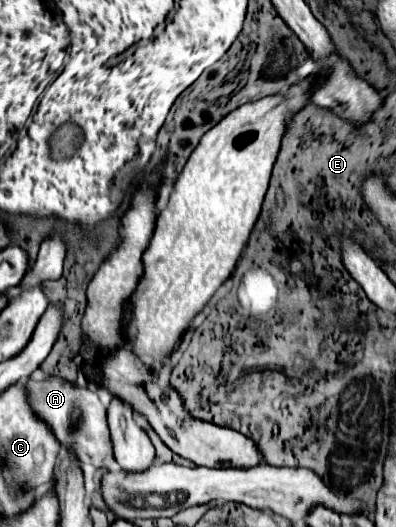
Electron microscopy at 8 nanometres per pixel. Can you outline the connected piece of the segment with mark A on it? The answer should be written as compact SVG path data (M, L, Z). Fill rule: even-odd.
M48 376L44 380L30 378L26 382L26 392L30 398L30 408L40 420L50 426L60 446L70 450L82 464L92 464L100 468L112 446L106 426L106 408L102 406L98 394L92 392L86 382L70 382L60 376ZM74 412L78 412L76 418Z

